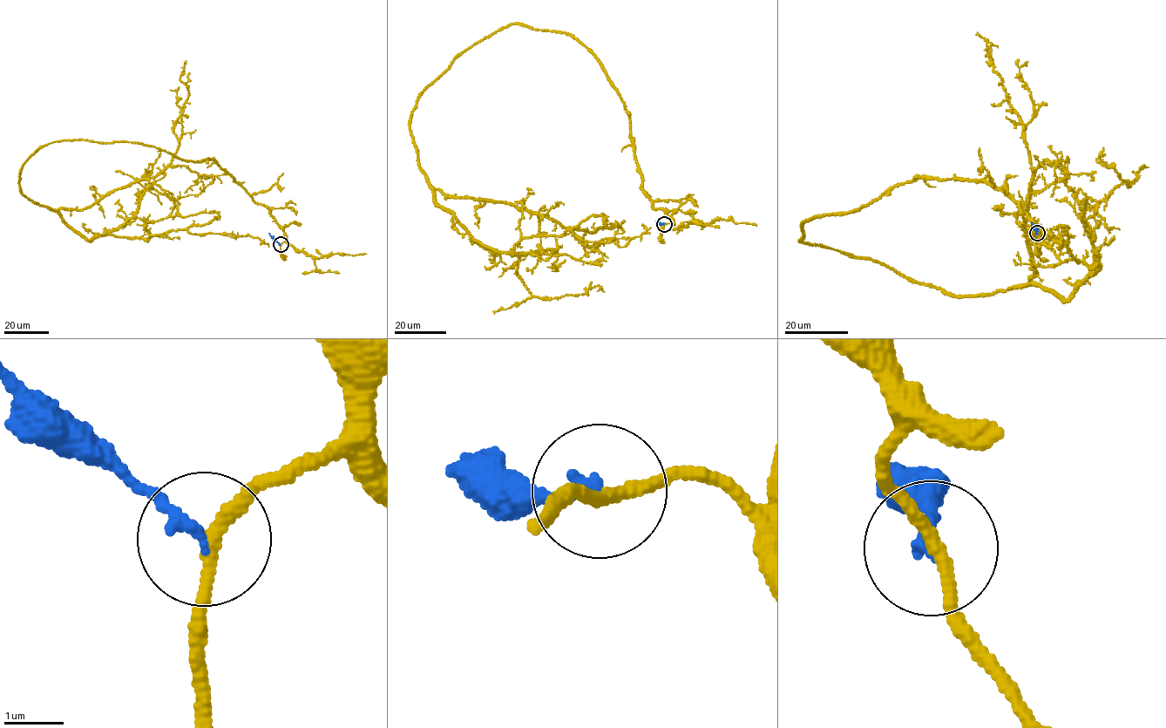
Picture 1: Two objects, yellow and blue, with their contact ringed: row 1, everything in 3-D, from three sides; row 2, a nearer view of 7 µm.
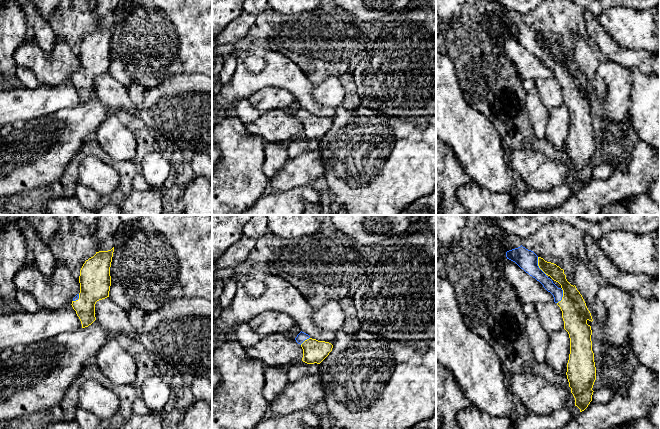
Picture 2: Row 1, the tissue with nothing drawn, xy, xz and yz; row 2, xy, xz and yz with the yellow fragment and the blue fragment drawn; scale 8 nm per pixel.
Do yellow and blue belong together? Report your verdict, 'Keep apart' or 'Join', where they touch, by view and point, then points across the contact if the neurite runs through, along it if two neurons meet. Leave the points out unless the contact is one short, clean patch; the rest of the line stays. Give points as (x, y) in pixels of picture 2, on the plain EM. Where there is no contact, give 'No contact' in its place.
Join. Touches yellow at yz (538, 41). Path across: yz (555, 48), (538, 41), (533, 41), (527, 36)

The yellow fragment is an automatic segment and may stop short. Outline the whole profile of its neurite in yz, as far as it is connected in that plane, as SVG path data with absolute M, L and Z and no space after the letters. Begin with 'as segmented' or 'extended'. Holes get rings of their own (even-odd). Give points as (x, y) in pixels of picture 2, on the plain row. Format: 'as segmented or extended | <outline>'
extended | M522 21L507 27L506 33L539 57L553 71L554 78L562 87L564 105L570 114L566 151L575 182L582 188L592 177L596 156L592 106L587 100L588 96L593 97L591 89L576 62L567 57L564 46L556 40L545 37Z

